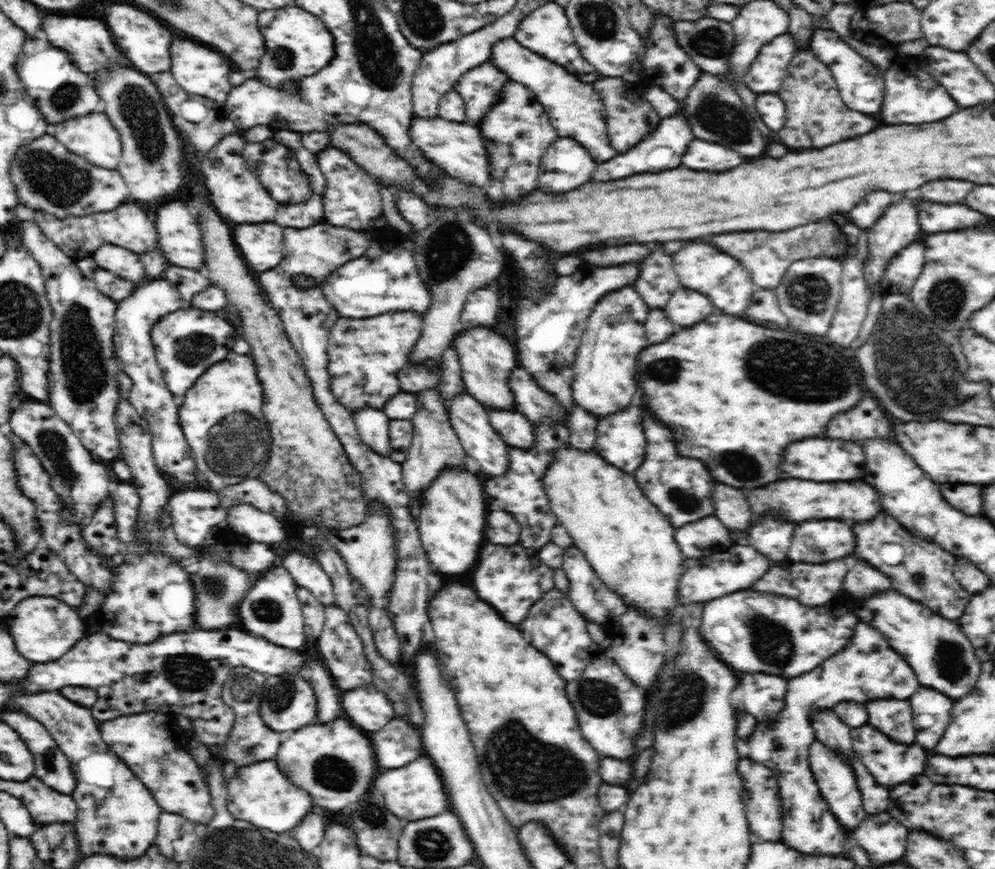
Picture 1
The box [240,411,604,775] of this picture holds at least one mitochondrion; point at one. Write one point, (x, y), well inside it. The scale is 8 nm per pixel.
(281, 694)

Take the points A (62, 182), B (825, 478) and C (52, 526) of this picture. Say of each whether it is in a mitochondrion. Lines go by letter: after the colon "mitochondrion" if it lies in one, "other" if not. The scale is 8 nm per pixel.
A: mitochondrion
B: other
C: other

